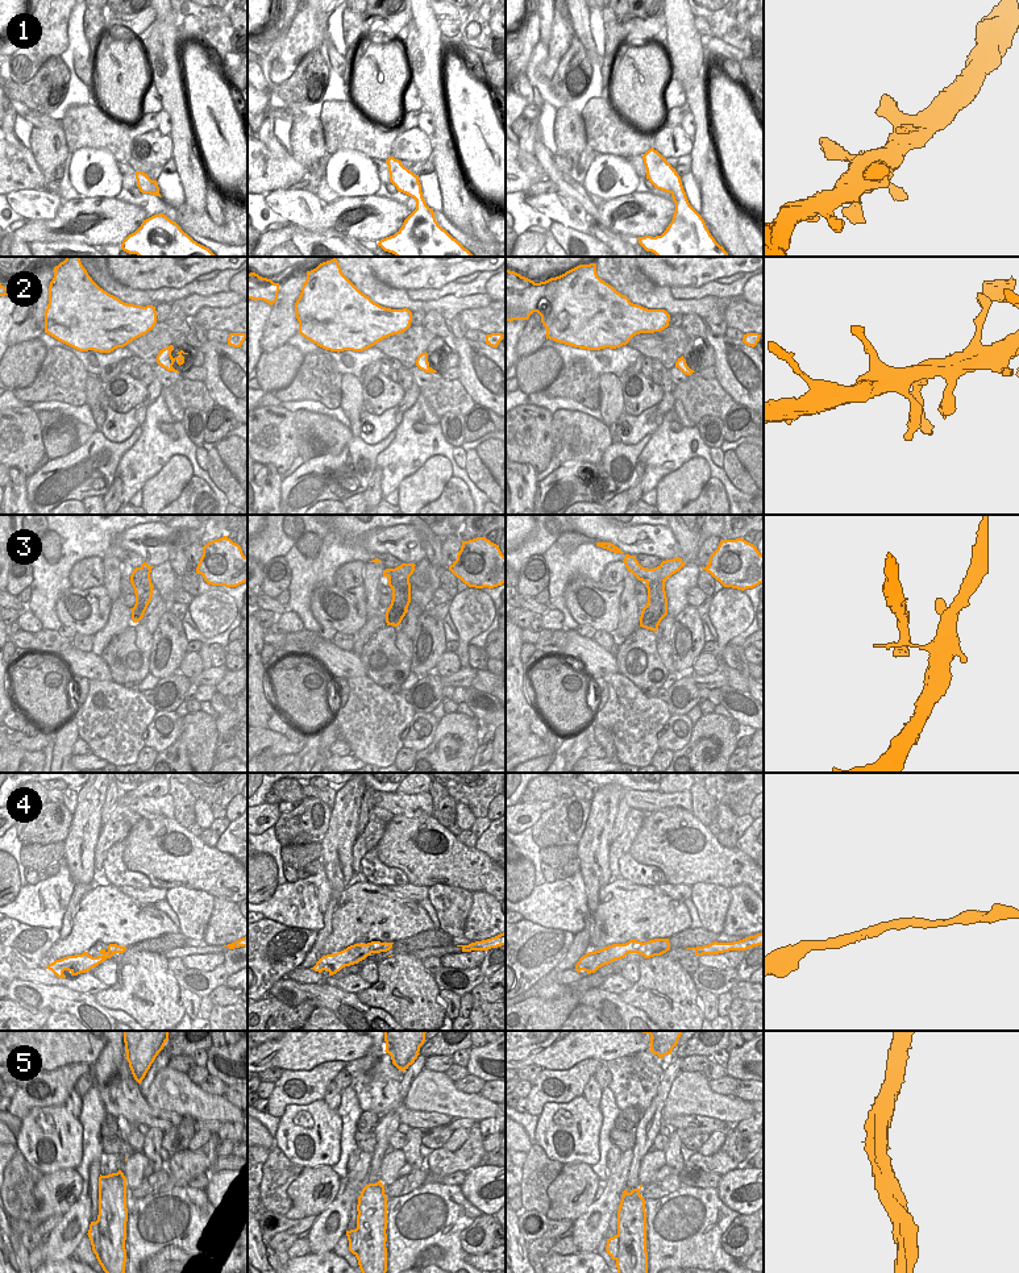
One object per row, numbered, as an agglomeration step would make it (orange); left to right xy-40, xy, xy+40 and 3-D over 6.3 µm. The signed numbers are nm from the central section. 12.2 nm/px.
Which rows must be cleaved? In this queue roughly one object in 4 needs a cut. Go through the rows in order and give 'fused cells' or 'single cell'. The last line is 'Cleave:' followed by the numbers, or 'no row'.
1: single cell
2: single cell
3: fused cells
4: single cell
5: fused cells
Cleave: 3, 5

